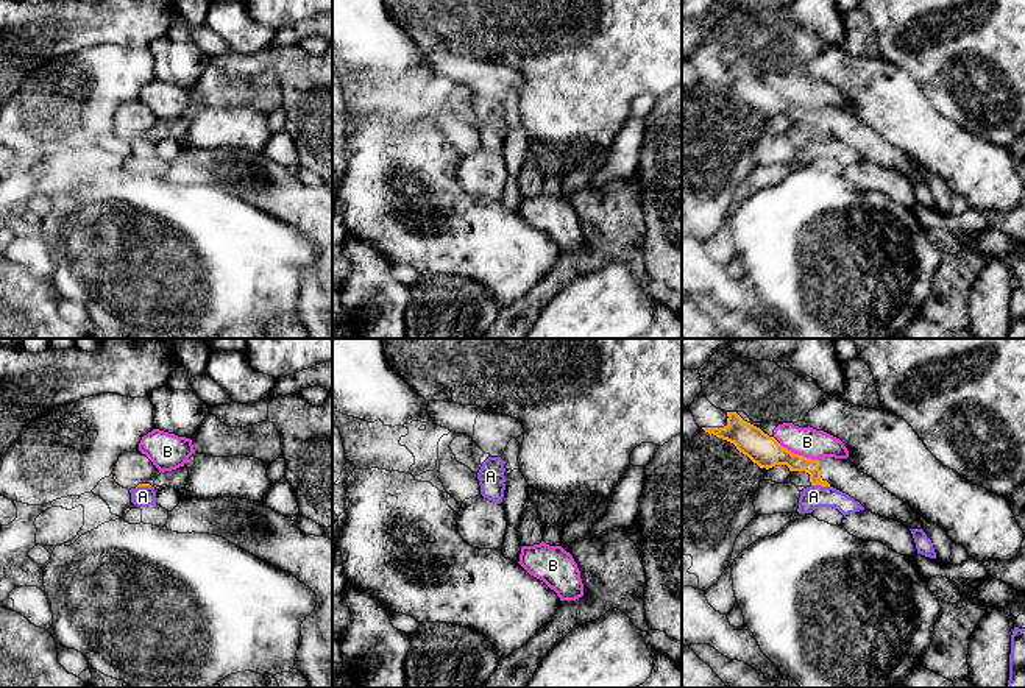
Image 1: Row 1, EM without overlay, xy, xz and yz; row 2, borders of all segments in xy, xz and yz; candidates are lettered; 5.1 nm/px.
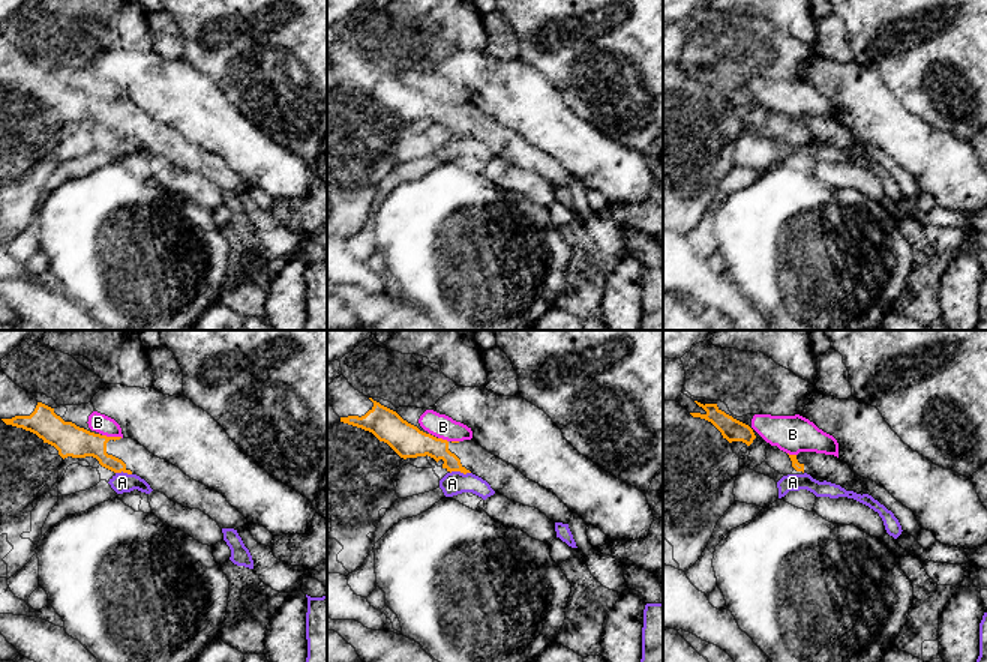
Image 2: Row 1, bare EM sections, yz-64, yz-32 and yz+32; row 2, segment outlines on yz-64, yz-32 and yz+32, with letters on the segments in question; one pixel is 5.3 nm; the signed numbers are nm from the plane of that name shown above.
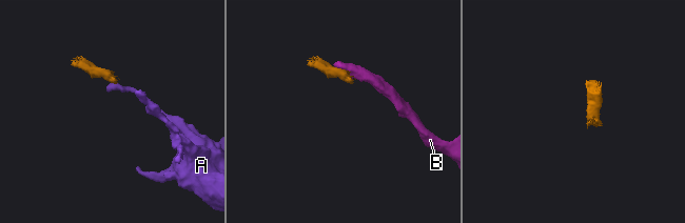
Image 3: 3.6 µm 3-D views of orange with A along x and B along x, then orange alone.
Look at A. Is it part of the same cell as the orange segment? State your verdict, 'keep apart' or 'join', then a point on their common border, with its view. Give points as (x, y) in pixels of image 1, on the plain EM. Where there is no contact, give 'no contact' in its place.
keep apart; meets orange in yz at (821, 136)

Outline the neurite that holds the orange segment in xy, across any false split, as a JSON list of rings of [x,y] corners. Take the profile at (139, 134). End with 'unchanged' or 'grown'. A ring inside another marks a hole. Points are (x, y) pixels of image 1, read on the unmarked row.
[[[136,101],[120,106],[112,125],[120,137],[131,140],[153,137],[161,123],[145,105]]] | grown

